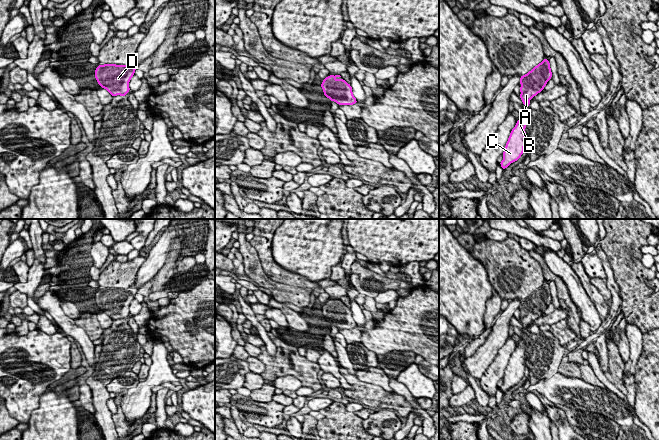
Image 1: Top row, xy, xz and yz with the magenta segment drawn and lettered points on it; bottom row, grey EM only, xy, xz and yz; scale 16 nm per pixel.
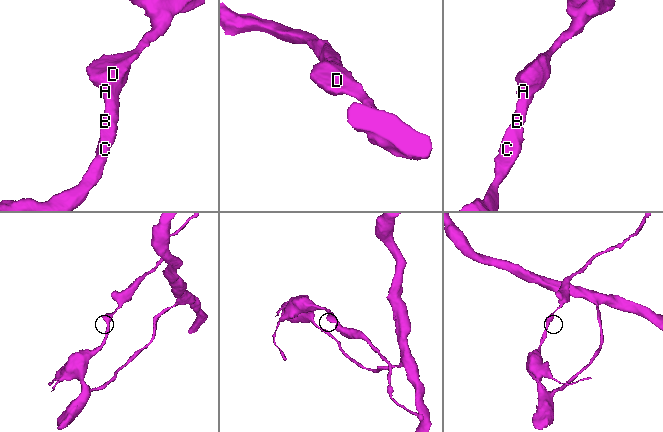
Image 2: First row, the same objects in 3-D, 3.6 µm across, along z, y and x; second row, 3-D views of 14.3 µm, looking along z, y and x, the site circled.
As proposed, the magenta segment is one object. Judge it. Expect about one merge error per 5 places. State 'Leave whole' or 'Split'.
Leave whole

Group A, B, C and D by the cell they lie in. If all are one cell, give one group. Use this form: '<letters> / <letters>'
A B C D

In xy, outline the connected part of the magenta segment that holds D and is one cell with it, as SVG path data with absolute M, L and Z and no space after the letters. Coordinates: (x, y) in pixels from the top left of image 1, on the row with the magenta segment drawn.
M134 63L98 65L94 75L98 84L113 97L117 95L126 96L130 91L129 82L134 76L137 67L138 65Z

